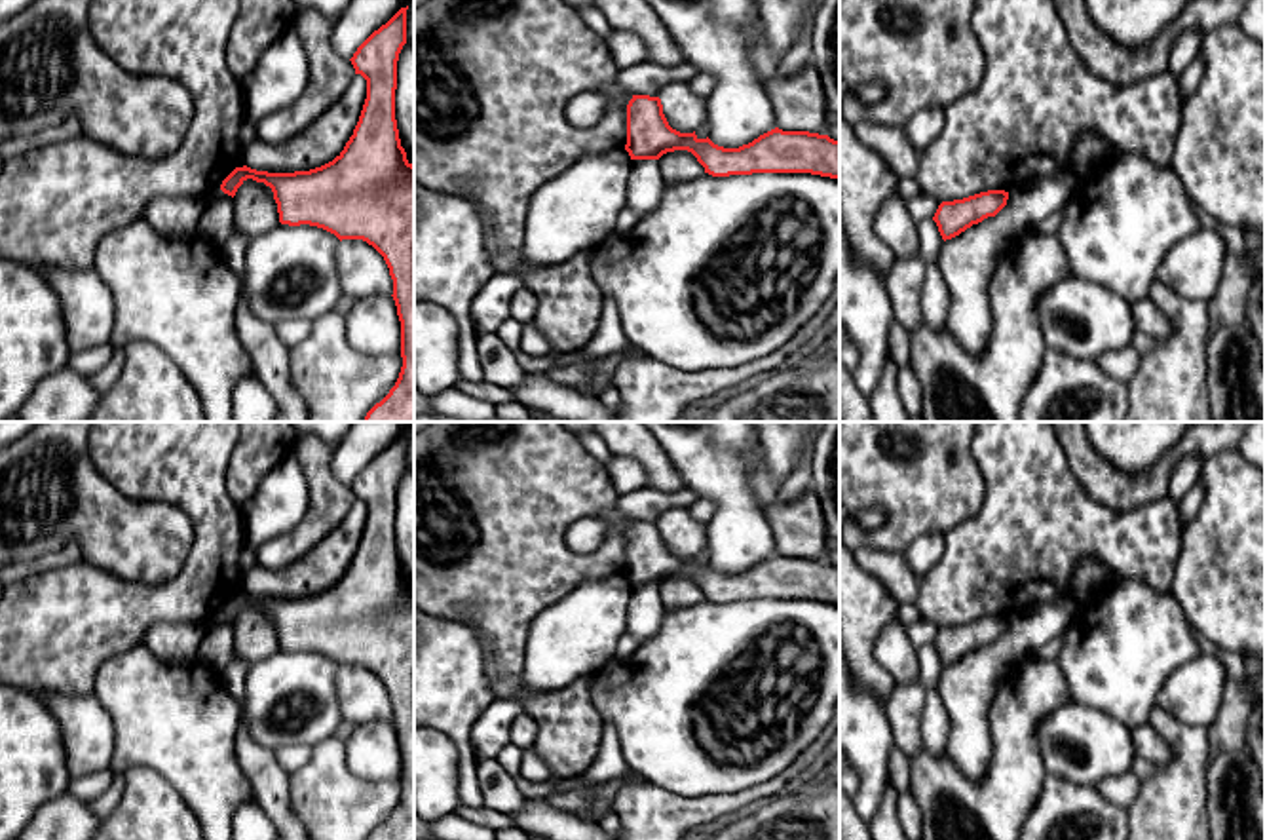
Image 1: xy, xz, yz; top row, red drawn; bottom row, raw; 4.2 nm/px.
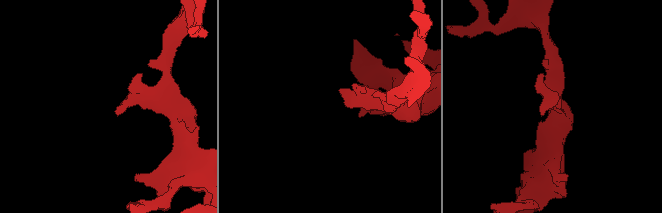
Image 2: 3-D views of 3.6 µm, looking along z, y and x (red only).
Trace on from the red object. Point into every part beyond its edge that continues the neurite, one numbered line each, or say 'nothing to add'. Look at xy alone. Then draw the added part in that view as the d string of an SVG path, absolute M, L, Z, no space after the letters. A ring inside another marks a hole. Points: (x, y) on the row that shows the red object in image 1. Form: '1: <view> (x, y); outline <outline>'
nothing to add

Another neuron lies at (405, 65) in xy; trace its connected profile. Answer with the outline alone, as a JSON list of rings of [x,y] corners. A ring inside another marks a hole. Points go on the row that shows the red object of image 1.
[[[406,42],[397,61],[395,120],[401,146],[414,165],[414,44]]]

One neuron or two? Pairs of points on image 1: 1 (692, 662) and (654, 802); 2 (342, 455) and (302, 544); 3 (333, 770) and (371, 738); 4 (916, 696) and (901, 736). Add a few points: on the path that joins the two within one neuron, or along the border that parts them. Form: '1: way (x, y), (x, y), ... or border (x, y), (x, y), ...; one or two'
1: border (627, 776), (686, 797), (701, 797); two
2: border (333, 447), (331, 470), (348, 485); two
3: border (344, 740), (346, 766), (354, 774), (386, 780); two
4: way (906, 706), (905, 726); one

